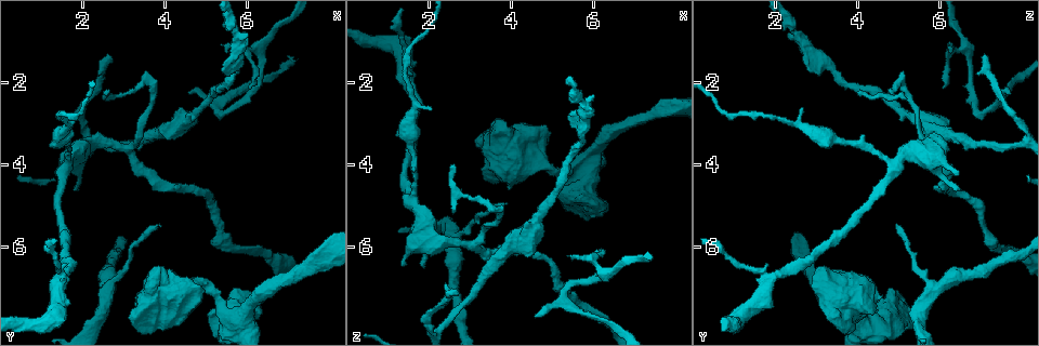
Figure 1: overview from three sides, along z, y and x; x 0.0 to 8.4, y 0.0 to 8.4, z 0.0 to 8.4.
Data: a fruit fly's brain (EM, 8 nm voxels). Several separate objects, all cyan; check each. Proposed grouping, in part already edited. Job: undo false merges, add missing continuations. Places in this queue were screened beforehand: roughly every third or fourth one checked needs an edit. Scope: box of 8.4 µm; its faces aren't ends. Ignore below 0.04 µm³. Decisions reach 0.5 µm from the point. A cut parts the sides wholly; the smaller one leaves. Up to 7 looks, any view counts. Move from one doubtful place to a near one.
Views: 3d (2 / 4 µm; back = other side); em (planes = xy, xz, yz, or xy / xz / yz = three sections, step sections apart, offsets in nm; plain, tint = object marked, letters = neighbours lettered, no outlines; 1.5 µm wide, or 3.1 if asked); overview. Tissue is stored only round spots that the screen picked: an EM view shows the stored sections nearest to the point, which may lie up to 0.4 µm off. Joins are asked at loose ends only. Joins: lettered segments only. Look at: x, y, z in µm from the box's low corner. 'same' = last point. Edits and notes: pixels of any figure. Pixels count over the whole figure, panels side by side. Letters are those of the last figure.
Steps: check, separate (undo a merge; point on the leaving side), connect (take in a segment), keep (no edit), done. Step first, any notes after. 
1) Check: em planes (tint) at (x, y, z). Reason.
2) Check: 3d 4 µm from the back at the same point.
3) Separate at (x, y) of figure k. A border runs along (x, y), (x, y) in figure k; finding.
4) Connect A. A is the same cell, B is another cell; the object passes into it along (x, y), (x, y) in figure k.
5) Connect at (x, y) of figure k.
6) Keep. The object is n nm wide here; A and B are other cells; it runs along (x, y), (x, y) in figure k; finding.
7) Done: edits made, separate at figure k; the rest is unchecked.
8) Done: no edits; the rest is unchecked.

Check: em xz step 8 (letters) at (5.40, 1.05, 6.20). Free end.

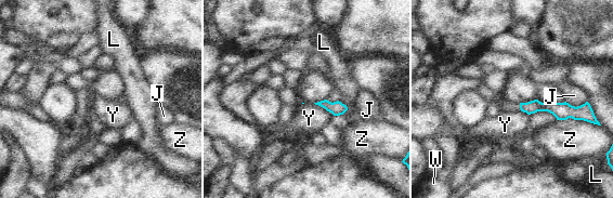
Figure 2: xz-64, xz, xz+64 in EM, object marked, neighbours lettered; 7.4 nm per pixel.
Keep. J, L, W, Y and Z are other cells; it runs along (522, 105), (577, 113) in figure 2; none of them fits.

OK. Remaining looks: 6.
Check: em xz step 4 (letters) at (4.60, 2.25, 7.65). An open end.

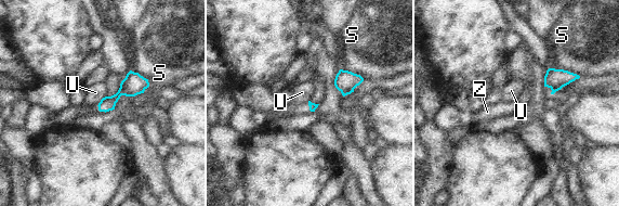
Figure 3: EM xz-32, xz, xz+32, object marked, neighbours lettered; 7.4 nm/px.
Check: em planes (letters) at the same point.

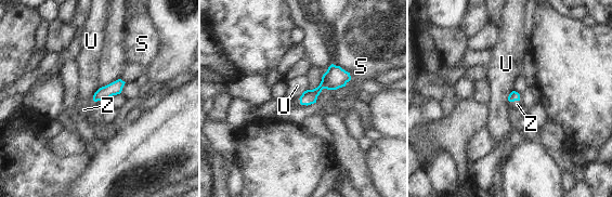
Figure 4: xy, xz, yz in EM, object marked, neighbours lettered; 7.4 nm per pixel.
Connect Z. Z is the same cell, S and U are other cells; the object passes into it along (513, 95), (516, 100), (517, 104) in figure 4; the neuron continues.

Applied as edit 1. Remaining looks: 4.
Check: overview.

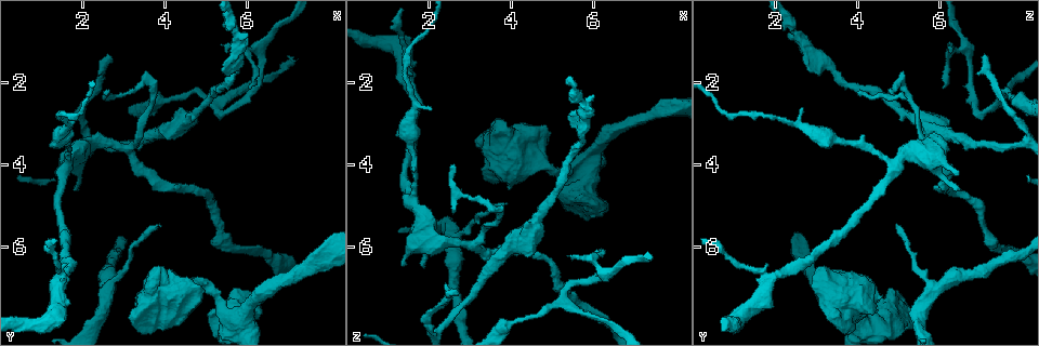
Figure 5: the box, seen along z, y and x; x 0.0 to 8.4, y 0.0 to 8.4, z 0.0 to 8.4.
Check: 3d 2 µm at (1.60, 3.05, 2.50). Thick turns thin.

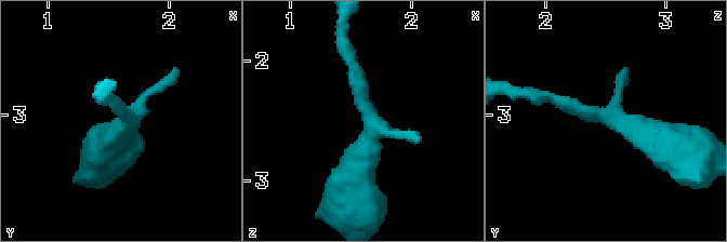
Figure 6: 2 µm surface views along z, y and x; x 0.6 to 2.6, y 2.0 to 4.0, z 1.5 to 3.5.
Check: em xy step 8 (tint) at (1.68, 3.00, 2.50).

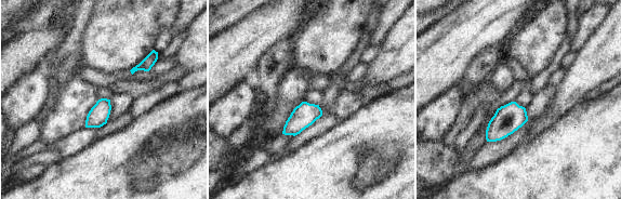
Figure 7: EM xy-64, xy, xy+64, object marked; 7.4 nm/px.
Check: em planes (letters) at the same point.

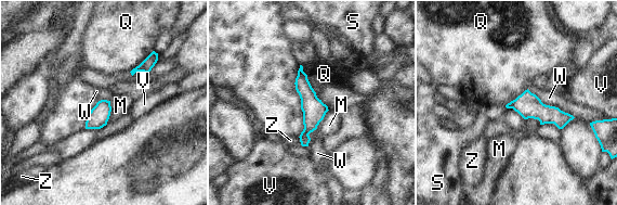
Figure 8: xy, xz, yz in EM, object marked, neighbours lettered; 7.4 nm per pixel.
Keep. M, Q, S, V, W and Z are other cells; it runs along (300, 73), (309, 98), (304, 143) in figure 8; continuous, no second neuron.

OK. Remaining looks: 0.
Done: edits made, connect at figure 4; the rest is unchecked.

